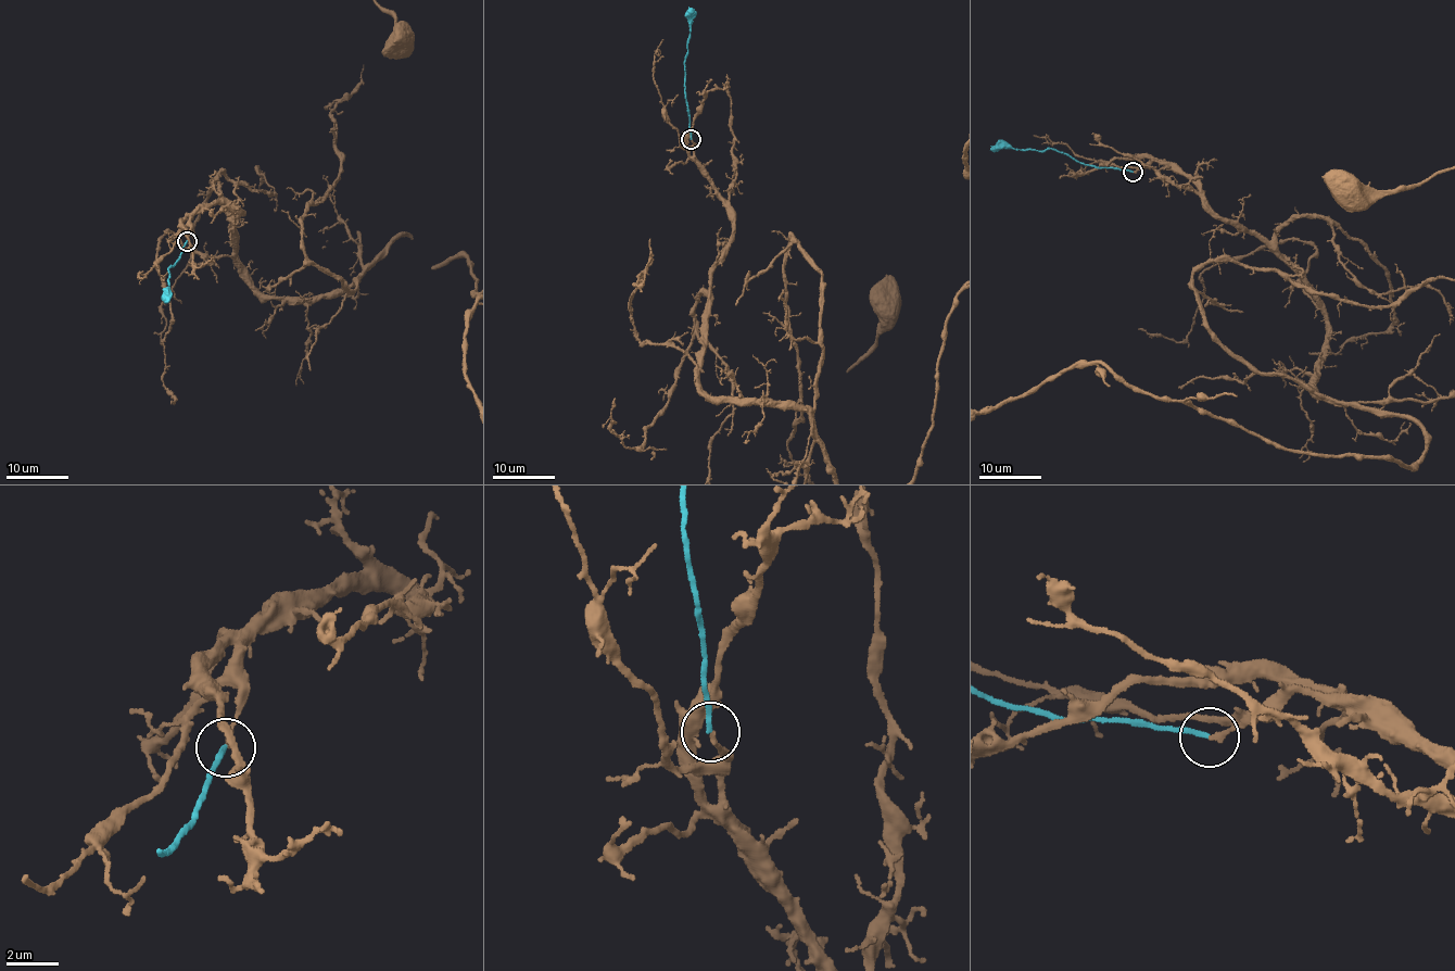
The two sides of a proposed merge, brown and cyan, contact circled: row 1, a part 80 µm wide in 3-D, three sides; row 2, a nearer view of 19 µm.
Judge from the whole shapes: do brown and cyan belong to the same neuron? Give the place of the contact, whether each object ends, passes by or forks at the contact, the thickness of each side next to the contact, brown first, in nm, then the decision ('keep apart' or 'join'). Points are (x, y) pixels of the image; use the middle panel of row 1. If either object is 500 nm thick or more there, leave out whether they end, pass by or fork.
at (691, 139); brown ends there; cyan ends there; 170 nm thick on the brown side, 180 nm on the other; keep apart

